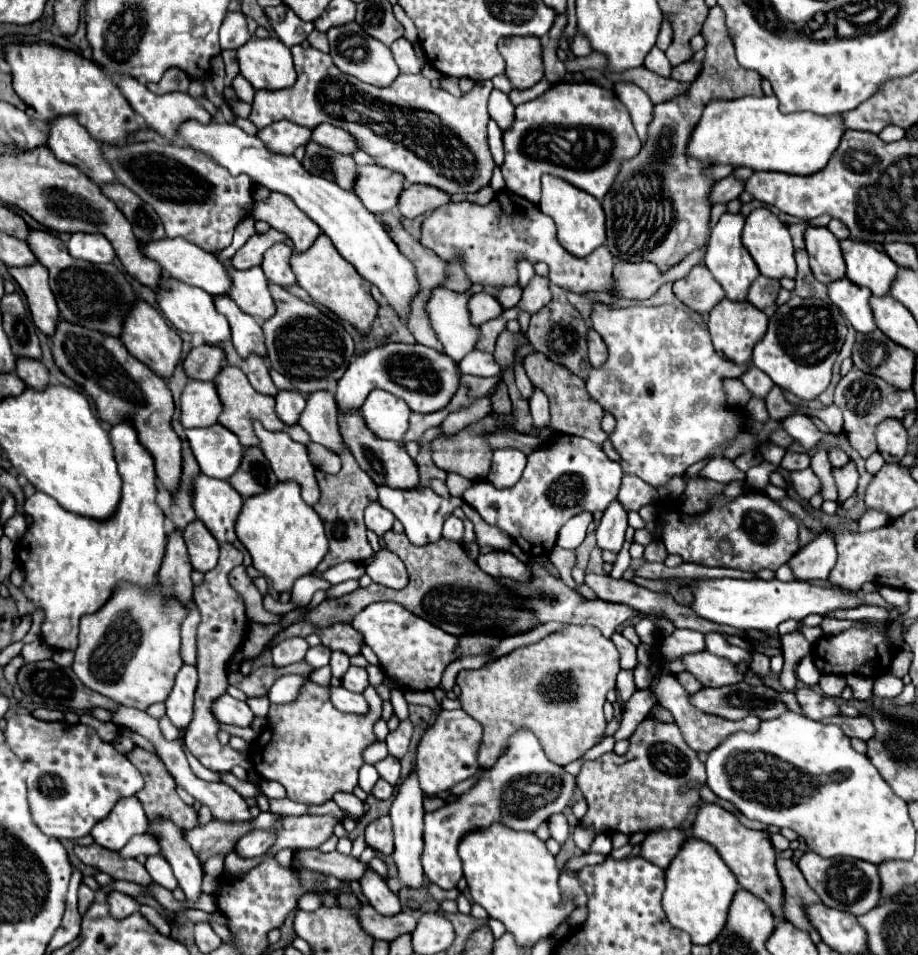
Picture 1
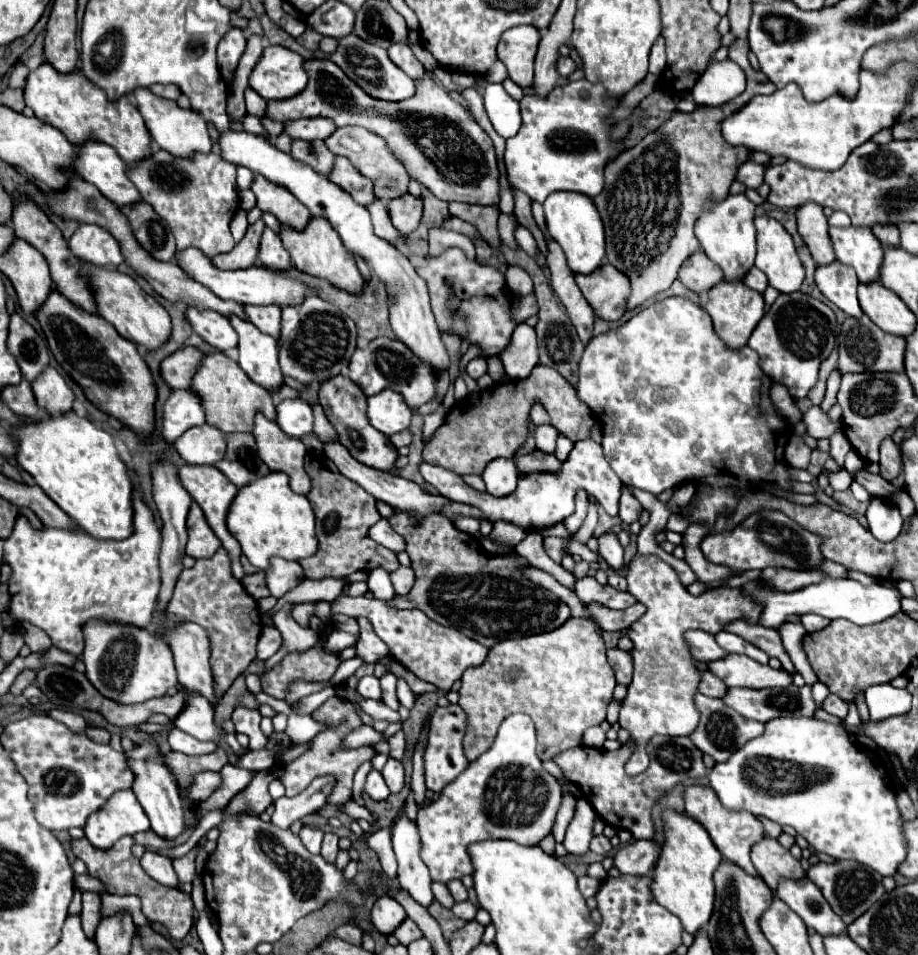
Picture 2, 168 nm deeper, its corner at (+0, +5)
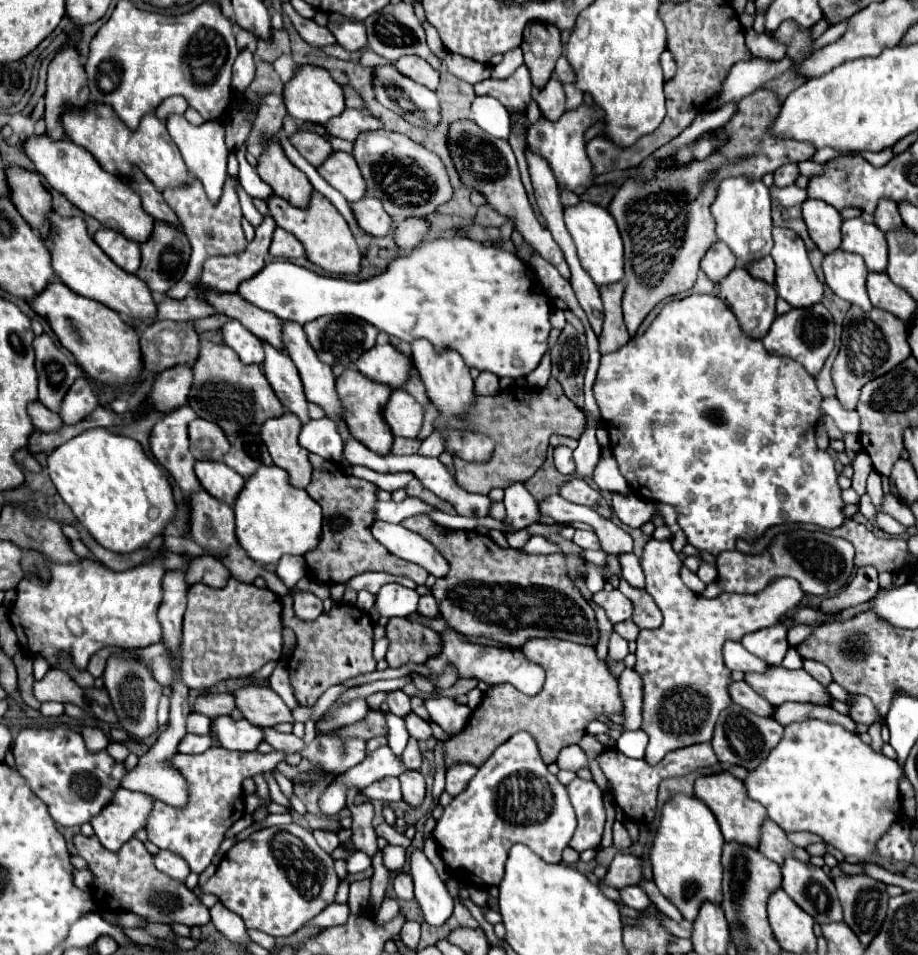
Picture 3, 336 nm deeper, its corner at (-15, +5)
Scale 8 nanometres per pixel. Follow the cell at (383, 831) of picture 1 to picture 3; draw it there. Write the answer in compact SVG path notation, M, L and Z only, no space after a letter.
M398 871L394 877L394 891L398 899L412 899L414 891L412 891L412 877L408 871Z

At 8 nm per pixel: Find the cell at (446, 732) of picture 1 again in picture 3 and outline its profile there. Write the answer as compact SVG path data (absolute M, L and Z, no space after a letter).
M454 763L452 767L446 767L446 791L454 797L456 793L460 793L468 781L472 779L472 775L476 775L476 767L470 763Z

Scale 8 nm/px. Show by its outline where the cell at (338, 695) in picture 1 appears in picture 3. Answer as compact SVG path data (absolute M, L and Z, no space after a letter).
M408 713L408 715L404 715L404 723L406 723L408 733L410 733L414 739L418 739L418 741L428 739L428 737L432 735L430 725L428 725L424 719L420 719L416 713Z

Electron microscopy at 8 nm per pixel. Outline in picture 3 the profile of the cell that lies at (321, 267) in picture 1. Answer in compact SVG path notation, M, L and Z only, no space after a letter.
M314 191L308 209L298 209L294 205L290 205L288 201L276 197L276 195L268 199L268 207L270 207L270 215L278 223L278 227L292 233L304 245L308 261L312 261L314 265L318 265L324 271L334 273L334 275L356 275L356 273L360 273L360 263L362 263L364 253L360 251L346 219L320 193Z

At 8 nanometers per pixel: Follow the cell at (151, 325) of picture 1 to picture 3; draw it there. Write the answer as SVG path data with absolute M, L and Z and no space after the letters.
M52 213L52 235L48 239L48 245L56 275L62 279L62 283L72 287L72 291L104 303L106 307L112 307L112 311L126 315L128 319L156 319L156 303L148 285L138 275L120 271L120 267L116 267L116 263L112 263L112 259L108 259L104 251L100 251L100 247L96 247L94 239L86 233L86 225L80 217L62 219Z

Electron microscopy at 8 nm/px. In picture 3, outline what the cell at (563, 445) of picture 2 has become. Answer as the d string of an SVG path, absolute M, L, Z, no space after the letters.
M588 415L588 433L584 433L578 439L578 447L574 449L574 461L576 461L576 473L582 475L584 479L594 477L594 469L600 459L600 445L596 441L596 425L592 417Z

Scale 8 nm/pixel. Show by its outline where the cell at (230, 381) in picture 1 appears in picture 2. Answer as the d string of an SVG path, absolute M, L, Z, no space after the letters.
M221 351L203 355L201 365L193 375L191 391L197 391L197 395L201 395L203 399L201 405L205 407L205 415L207 415L205 421L221 429L223 433L233 433L233 431L251 433L253 419L257 413L263 413L267 419L275 419L275 403L271 393L265 391L261 385L249 381L249 377L239 367L239 363L235 363Z

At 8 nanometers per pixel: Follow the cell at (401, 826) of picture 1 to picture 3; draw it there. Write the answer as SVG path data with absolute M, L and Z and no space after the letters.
M414 849L410 855L410 875L414 879L414 897L422 907L424 919L430 925L442 925L452 915L454 899L422 849Z

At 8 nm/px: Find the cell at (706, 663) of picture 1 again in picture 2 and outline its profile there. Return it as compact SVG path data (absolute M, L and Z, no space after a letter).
M729 655L729 659L719 659L707 665L713 675L717 675L727 687L749 687L749 689L769 689L769 687L789 687L793 677L783 669L771 669L761 665L747 655Z

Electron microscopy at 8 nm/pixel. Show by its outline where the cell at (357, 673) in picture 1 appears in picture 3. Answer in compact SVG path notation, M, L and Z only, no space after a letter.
M396 689L396 691L388 691L386 693L386 703L388 703L388 709L400 717L404 717L408 711L410 711L410 699L404 691Z

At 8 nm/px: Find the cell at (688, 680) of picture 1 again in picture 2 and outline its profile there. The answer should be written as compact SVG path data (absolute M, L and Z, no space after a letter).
M703 671L701 683L699 683L699 691L703 695L707 695L707 697L721 699L721 695L725 695L725 691L727 691L727 685L721 679L717 679L711 671Z

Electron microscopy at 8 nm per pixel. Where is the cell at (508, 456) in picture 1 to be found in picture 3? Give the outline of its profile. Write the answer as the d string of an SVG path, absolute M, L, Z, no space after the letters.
M510 483L504 489L504 505L506 505L506 531L518 531L524 529L530 523L536 523L540 519L538 503L532 497L532 493L524 487L524 483Z

